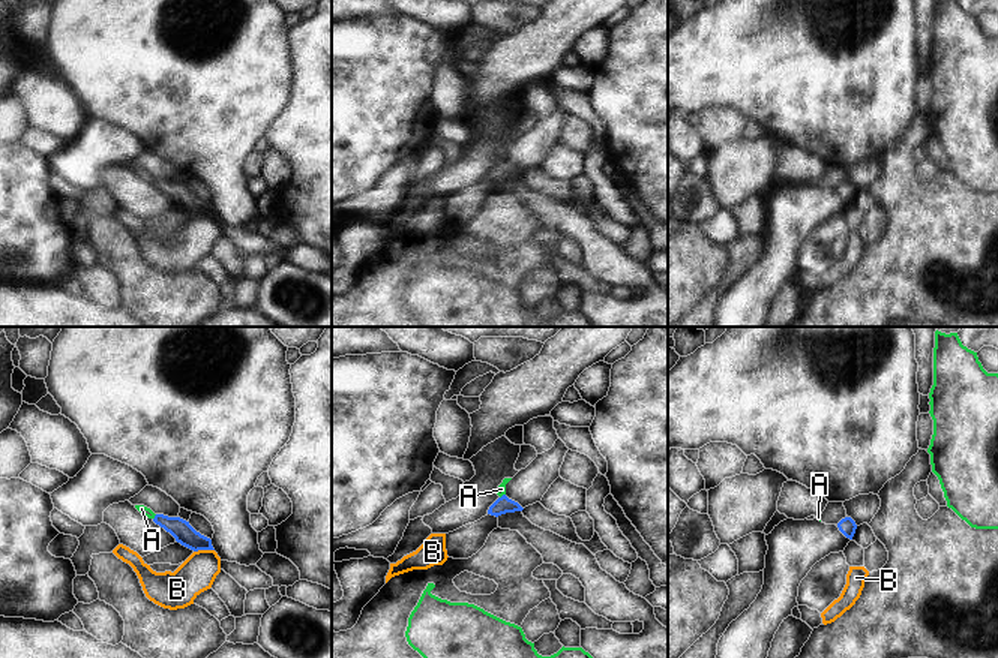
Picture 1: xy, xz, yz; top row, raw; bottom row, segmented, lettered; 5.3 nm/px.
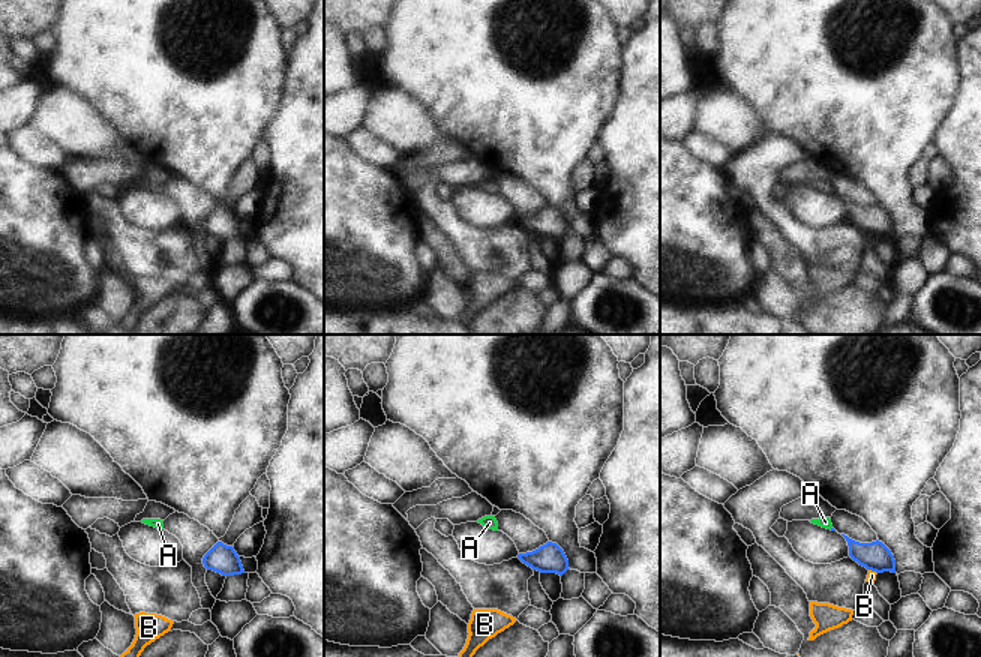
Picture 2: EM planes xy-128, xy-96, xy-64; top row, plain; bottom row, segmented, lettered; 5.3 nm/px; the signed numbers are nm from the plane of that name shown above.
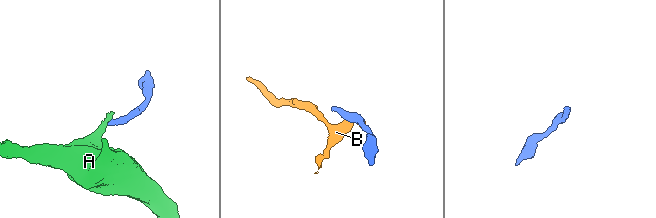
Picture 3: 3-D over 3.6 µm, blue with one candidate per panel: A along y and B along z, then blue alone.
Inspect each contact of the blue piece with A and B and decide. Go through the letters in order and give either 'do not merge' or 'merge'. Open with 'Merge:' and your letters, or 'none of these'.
Merge: none of these
A: do not merge
B: do not merge

